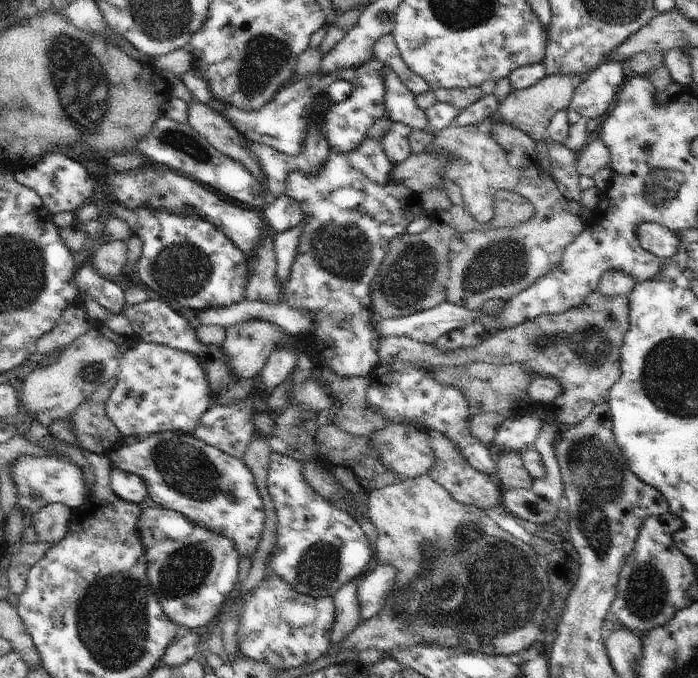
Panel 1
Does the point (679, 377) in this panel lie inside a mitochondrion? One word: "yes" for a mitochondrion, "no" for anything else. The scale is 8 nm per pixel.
yes

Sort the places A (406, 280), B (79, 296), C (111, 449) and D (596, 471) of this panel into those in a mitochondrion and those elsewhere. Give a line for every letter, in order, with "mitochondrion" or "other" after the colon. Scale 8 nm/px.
A: mitochondrion
B: other
C: other
D: mitochondrion

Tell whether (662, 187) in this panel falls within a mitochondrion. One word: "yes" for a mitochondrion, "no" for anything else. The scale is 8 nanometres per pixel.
yes

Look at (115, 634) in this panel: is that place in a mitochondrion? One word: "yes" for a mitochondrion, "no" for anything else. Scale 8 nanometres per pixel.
yes

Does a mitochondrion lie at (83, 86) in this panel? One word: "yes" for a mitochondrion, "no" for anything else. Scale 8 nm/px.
yes

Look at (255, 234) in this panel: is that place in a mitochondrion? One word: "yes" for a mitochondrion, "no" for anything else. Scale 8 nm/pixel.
no

